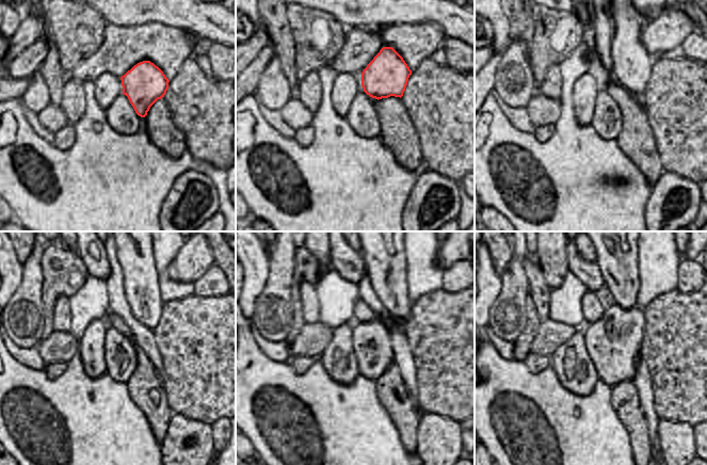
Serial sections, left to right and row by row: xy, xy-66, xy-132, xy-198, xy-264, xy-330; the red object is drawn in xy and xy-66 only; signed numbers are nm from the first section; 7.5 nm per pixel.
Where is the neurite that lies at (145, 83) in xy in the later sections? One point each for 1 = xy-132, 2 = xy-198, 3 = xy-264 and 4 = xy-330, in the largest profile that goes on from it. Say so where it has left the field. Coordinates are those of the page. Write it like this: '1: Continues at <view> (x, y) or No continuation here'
1: Continues at xy-132 (631, 64)
2: Continues at xy-198 (150, 285)
3: Continues at xy-264 (378, 253)
4: Continues at xy-330 (622, 253)

